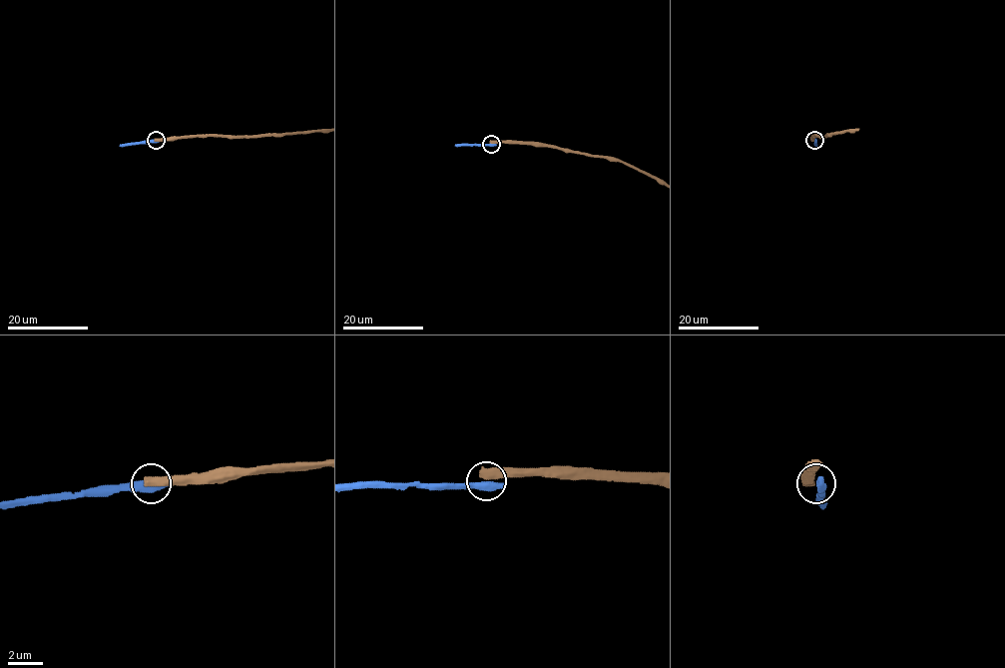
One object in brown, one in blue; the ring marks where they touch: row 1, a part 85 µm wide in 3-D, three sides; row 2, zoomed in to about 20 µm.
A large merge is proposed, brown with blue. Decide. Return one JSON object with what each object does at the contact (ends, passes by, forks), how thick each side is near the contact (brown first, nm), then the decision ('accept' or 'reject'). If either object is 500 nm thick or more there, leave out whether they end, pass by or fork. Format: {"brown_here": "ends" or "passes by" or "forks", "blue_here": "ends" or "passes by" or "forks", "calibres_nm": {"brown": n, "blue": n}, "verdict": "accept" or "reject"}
{"calibres_nm": {"brown": 550, "blue": 650}, "verdict": "reject"}

